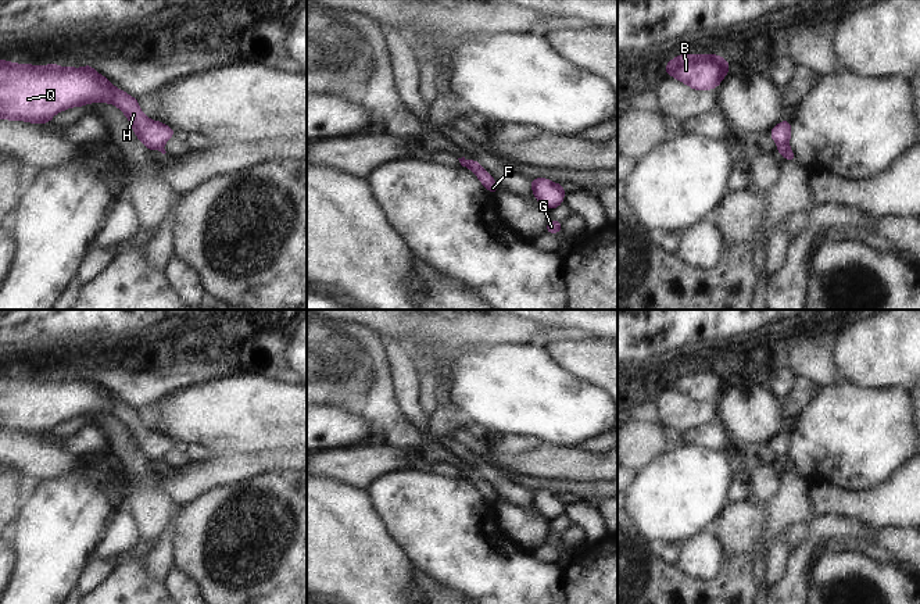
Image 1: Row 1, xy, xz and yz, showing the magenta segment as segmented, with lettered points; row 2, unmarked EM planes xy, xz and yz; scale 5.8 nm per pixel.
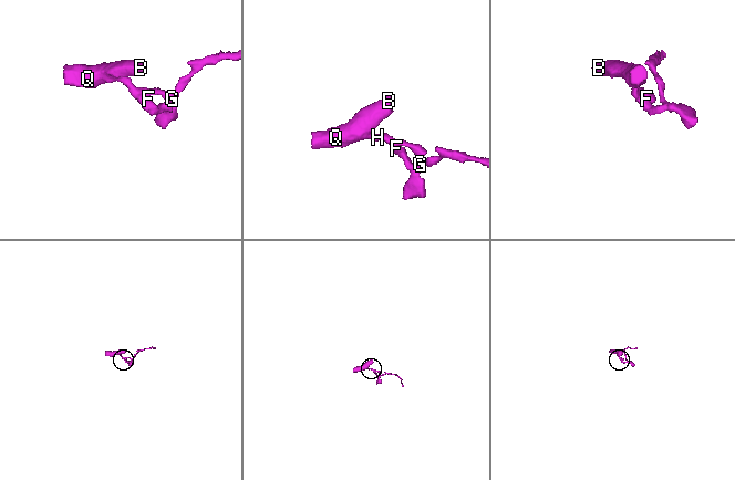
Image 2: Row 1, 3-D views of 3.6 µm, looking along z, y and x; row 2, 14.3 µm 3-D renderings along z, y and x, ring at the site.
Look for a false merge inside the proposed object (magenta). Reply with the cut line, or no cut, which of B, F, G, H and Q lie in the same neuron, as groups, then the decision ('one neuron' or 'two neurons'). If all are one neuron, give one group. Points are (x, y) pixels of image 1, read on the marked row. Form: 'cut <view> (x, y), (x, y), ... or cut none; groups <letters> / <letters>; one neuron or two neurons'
cut yz (787, 145), (779, 147); groups B H Q / F G; two neurons

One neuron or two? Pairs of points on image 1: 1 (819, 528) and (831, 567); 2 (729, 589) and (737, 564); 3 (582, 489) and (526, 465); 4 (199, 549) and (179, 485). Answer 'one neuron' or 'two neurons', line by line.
1: two neurons
2: one neuron
3: two neurons
4: two neurons

